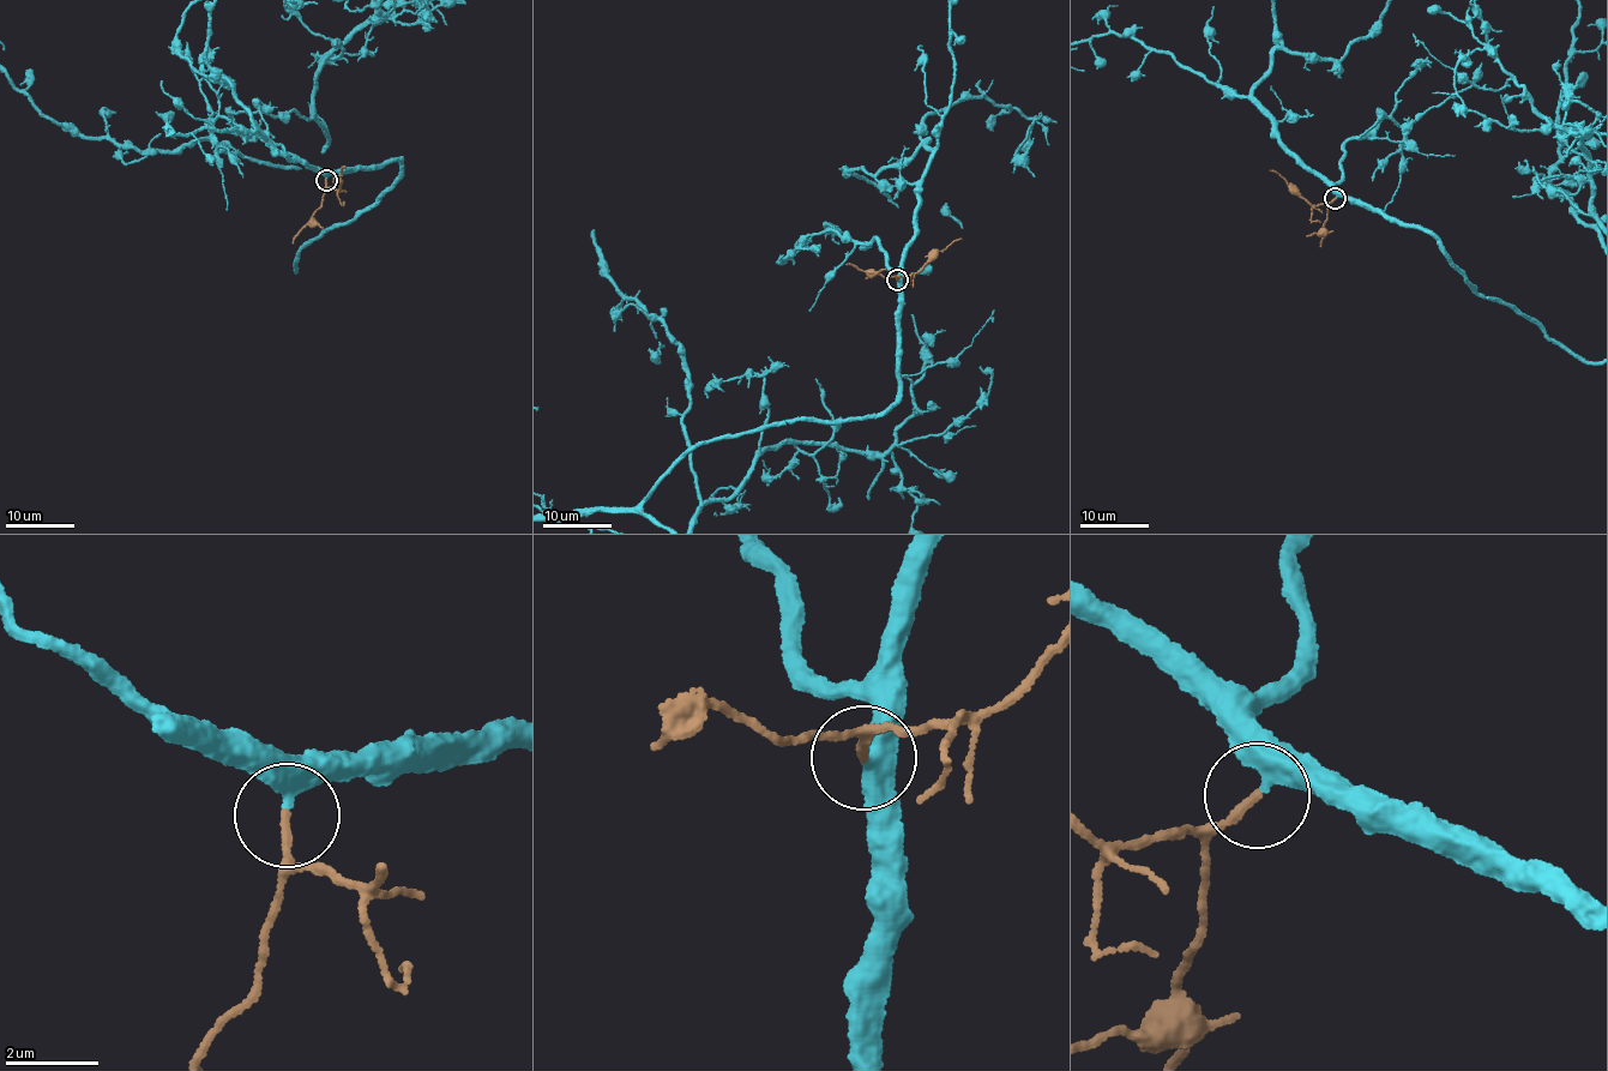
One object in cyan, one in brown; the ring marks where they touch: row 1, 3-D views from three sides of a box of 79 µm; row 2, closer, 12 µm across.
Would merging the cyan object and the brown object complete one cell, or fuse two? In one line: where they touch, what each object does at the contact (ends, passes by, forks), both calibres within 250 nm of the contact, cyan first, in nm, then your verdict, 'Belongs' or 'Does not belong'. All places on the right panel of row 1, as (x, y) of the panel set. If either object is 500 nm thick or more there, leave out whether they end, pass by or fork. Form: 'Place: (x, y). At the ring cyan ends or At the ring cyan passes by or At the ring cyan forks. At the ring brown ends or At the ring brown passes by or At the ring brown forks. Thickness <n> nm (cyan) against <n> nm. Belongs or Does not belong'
Place: (1335, 198). At the ring cyan passes by. At the ring brown ends. Thickness 320 nm (cyan) against 190 nm. Belongs

